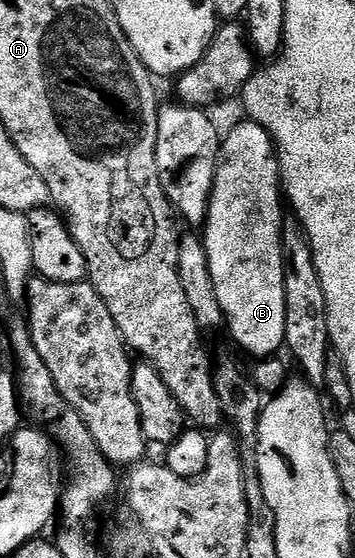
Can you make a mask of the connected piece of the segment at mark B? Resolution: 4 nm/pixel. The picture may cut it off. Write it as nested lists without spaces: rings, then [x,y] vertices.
[[[243,122],[226,131],[220,144],[202,242],[210,261],[210,277],[214,277],[214,293],[218,293],[218,305],[222,305],[226,331],[242,350],[263,361],[284,347],[286,293],[282,229],[286,203],[282,198],[276,144],[262,125]]]

